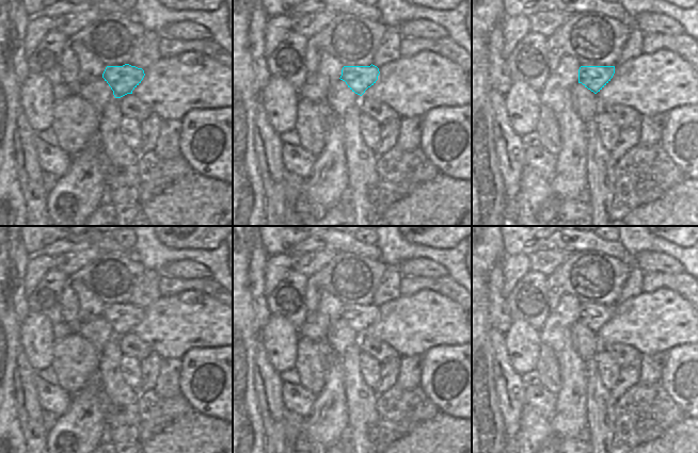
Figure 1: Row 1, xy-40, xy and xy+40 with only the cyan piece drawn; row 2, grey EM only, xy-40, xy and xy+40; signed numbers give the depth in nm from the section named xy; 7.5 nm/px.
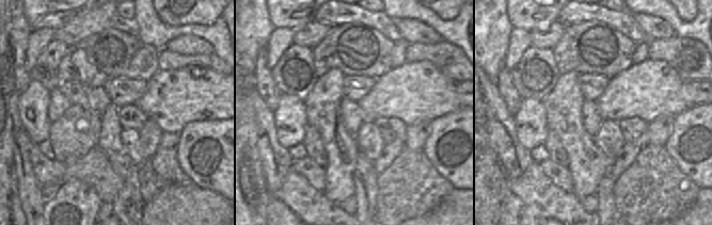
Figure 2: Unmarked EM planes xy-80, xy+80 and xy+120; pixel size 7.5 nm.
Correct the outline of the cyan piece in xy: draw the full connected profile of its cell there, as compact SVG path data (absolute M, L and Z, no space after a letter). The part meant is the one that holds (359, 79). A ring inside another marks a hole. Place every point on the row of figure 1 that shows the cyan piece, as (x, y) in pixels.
M375 65L370 66L344 66L340 80L355 94L362 96L365 91L378 80L380 71Z

